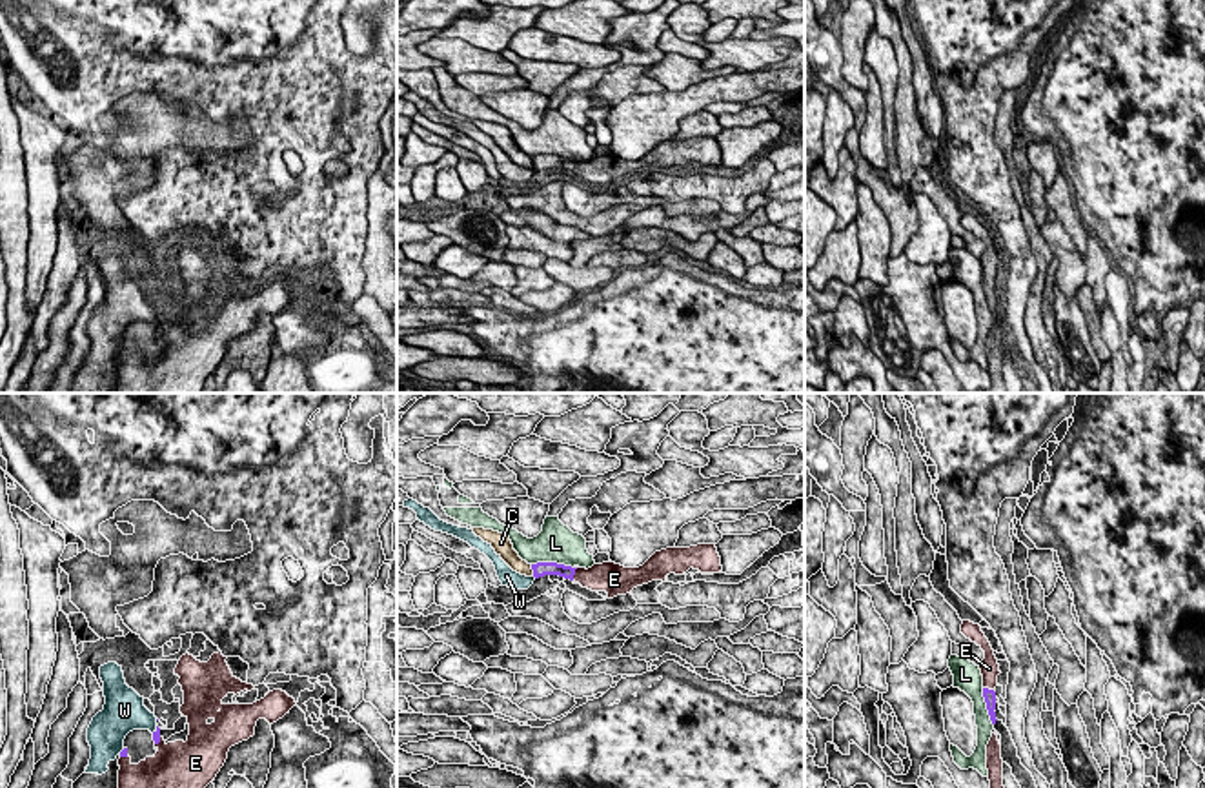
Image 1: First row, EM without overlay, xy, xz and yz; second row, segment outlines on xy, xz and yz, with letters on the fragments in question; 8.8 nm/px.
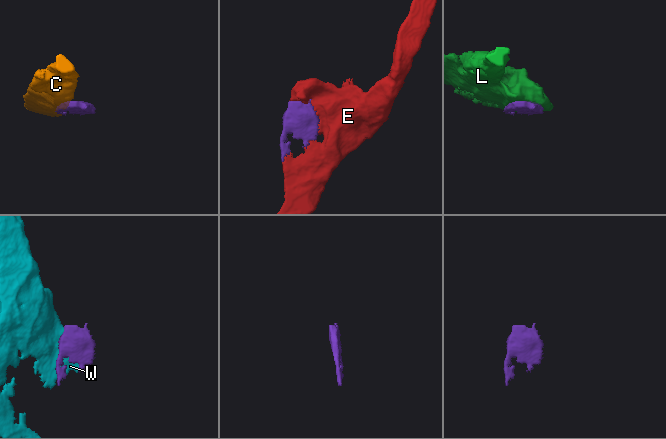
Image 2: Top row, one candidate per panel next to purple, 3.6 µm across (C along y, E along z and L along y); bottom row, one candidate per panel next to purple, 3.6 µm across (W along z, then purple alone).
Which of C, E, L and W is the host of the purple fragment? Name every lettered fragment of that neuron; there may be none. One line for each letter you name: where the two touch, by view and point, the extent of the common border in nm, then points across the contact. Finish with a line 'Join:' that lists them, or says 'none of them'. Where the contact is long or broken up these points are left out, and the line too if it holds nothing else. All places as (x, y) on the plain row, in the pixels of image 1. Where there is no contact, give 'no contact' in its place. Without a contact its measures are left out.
E: contact xz (574, 166); length 120 nm
Join: E

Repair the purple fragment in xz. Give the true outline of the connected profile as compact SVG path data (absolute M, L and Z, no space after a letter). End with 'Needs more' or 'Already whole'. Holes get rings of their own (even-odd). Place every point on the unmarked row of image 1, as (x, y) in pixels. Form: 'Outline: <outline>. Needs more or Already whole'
Outline: M697 136L690 140L666 140L655 144L643 158L624 160L615 155L593 157L592 160L572 160L557 155L532 157L533 169L559 167L579 175L592 184L606 184L604 191L626 187L633 180L652 173L666 175L670 166L683 167L690 160L701 166L721 166L721 149L715 136Z. Needs more

